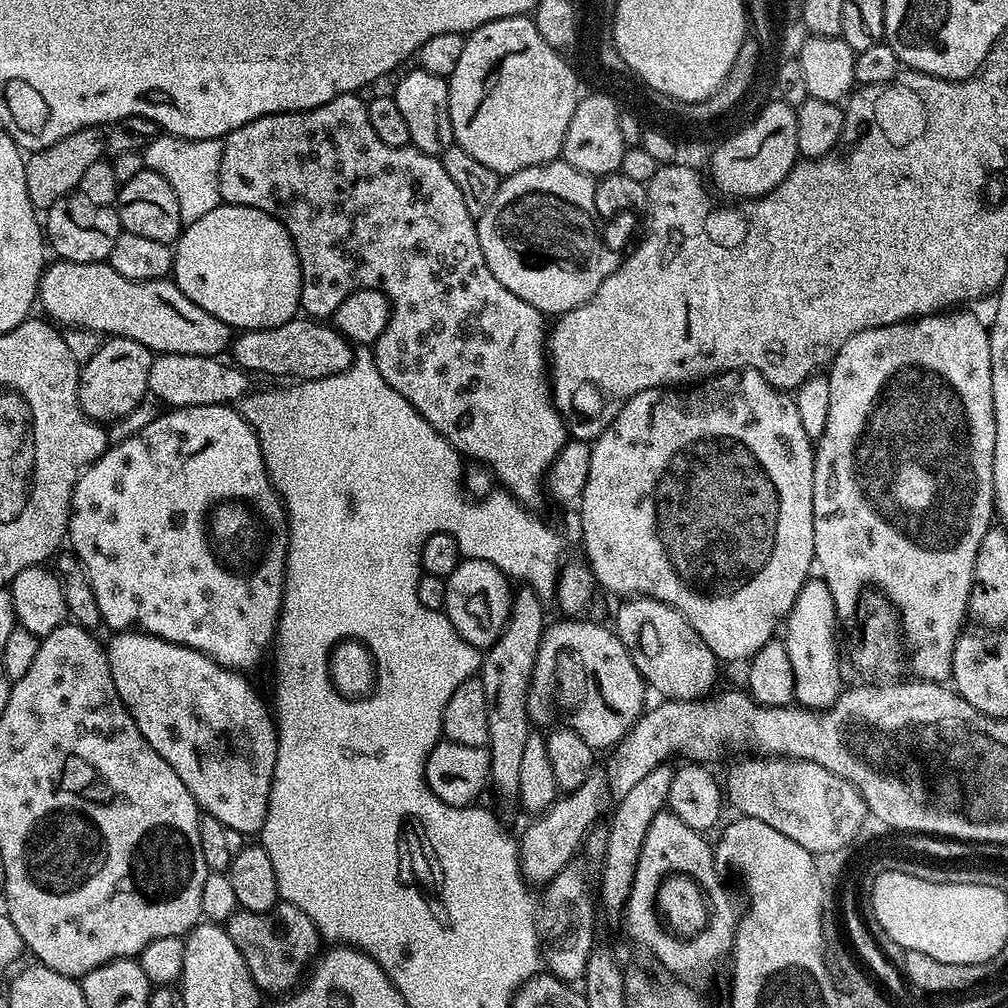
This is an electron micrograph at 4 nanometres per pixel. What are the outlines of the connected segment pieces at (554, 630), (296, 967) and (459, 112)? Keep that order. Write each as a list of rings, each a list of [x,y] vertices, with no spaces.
[[[584,622],[564,623],[568,624],[549,625],[540,640],[539,654],[536,655],[529,684],[528,717],[535,725],[555,725],[558,718],[562,720],[569,715],[567,706],[574,706],[582,699],[581,691],[587,684],[588,698],[593,698],[596,731],[586,734],[583,740],[594,750],[615,749],[645,711],[645,681],[632,661],[632,652],[618,642],[611,627],[580,624]]]
[[[277,903],[271,912],[237,910],[226,921],[226,927],[228,937],[244,955],[244,961],[257,988],[264,994],[268,992],[291,993],[301,983],[306,969],[317,959],[321,951],[322,937],[316,928],[316,923],[303,910],[292,904]]]
[[[531,15],[507,16],[501,20],[491,20],[481,28],[475,28],[473,32],[467,33],[462,58],[458,58],[458,66],[454,66],[454,74],[447,77],[448,101],[450,102],[450,122],[452,123],[452,139],[466,154],[478,158],[482,166],[494,170],[497,174],[511,174],[521,172],[524,168],[533,168],[535,164],[546,164],[555,161],[563,153],[566,130],[570,126],[570,118],[574,118],[574,110],[578,93],[576,93],[576,72],[564,61],[565,57],[556,52],[542,38],[535,19]]]

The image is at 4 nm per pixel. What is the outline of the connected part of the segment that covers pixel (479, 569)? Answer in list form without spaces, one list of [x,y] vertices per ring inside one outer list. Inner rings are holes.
[[[461,559],[460,565],[445,579],[446,602],[443,611],[458,630],[458,634],[470,646],[487,650],[500,639],[512,615],[512,598],[509,577],[488,561]]]

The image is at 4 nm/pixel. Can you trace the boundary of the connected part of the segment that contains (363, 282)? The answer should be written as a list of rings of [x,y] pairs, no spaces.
[[[356,94],[335,96],[333,100],[317,108],[308,108],[304,112],[275,112],[273,116],[263,116],[229,132],[222,140],[224,157],[220,163],[220,199],[226,204],[257,208],[275,216],[283,224],[300,259],[300,306],[309,317],[328,318],[324,316],[331,312],[333,315],[347,296],[363,288],[375,288],[383,293],[390,301],[390,315],[386,330],[374,345],[374,363],[380,376],[386,378],[389,386],[398,390],[398,394],[402,394],[402,398],[406,398],[406,402],[414,406],[416,413],[440,437],[447,440],[461,457],[468,459],[469,456],[472,462],[487,466],[493,477],[499,483],[501,480],[509,488],[507,491],[521,505],[536,504],[540,500],[540,492],[542,496],[548,469],[570,439],[565,417],[554,403],[550,376],[546,371],[545,313],[530,306],[530,302],[518,298],[518,294],[506,290],[506,286],[502,286],[502,282],[494,278],[478,242],[477,221],[462,198],[462,190],[458,190],[458,186],[454,186],[454,178],[446,174],[443,163],[437,157],[427,156],[425,152],[411,146],[386,146],[386,142],[382,142],[382,138],[374,134],[367,103],[363,99],[360,101],[360,98]]]

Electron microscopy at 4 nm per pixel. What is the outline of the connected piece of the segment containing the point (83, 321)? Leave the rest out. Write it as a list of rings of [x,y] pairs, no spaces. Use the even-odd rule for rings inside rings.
[[[108,262],[55,263],[49,263],[40,277],[38,304],[44,307],[43,315],[57,325],[66,324],[69,329],[88,329],[97,334],[108,332],[109,337],[125,336],[137,340],[153,354],[216,358],[221,355],[219,352],[227,353],[233,343],[231,326],[190,302],[171,279],[127,280]]]

